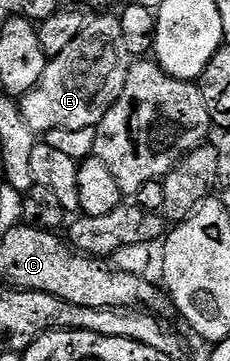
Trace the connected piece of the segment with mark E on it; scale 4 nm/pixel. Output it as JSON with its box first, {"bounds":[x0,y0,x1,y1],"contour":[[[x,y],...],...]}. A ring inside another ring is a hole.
{"bounds":[19,17,134,136],"contour":[[[115,17],[87,27],[62,56],[51,59],[42,80],[19,101],[26,124],[37,136],[52,130],[90,130],[114,108],[126,88],[134,56],[126,48],[122,28]]]}

